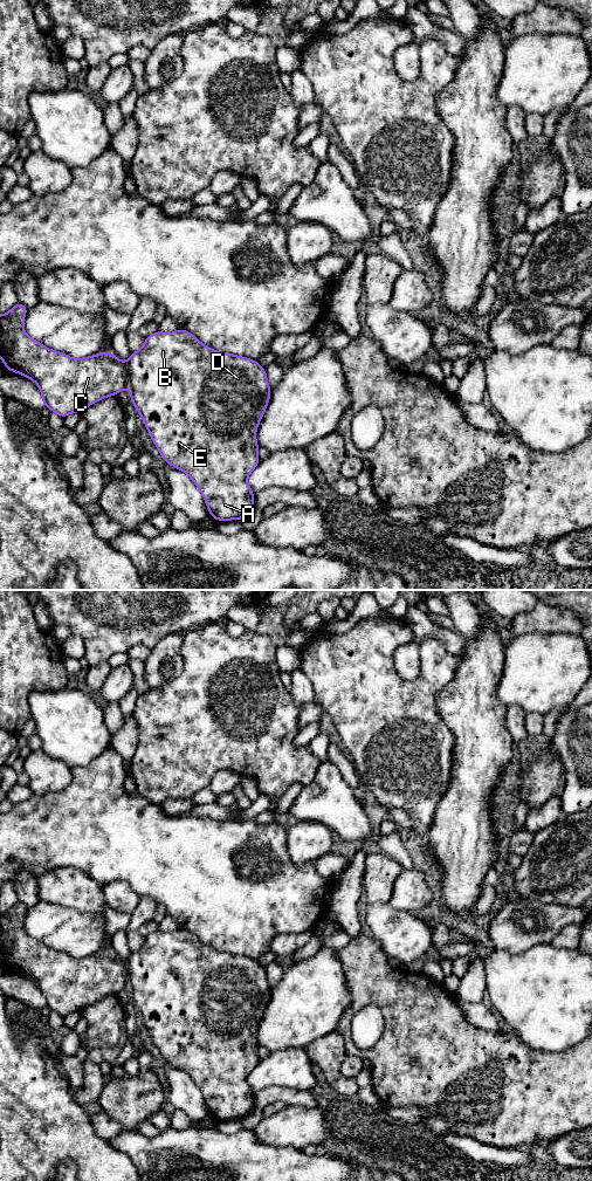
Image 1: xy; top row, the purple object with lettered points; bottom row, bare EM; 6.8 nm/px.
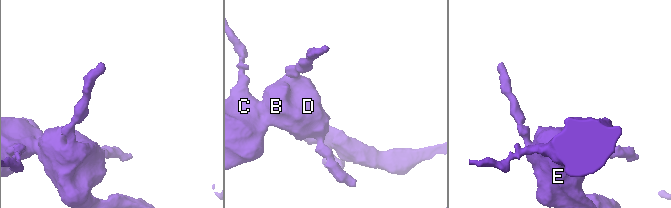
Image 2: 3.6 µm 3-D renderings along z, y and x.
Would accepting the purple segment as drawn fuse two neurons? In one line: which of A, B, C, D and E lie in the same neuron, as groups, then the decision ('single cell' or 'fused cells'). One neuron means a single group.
A B C D E | single cell

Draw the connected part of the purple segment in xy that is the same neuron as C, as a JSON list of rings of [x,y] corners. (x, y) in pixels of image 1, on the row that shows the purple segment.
[[[18,302],[6,314],[0,315],[0,358],[6,365],[7,371],[14,371],[26,378],[29,378],[39,386],[42,394],[42,405],[46,405],[51,412],[61,416],[62,418],[66,418],[68,414],[82,412],[85,407],[96,404],[101,399],[104,399],[109,396],[117,396],[121,391],[129,389],[131,403],[138,410],[138,413],[142,417],[146,430],[164,461],[174,468],[183,471],[192,479],[206,502],[209,515],[220,522],[230,520],[242,521],[247,515],[250,514],[250,511],[255,508],[254,493],[249,487],[247,479],[260,462],[257,455],[260,447],[256,441],[256,430],[268,406],[271,392],[264,368],[262,368],[254,359],[232,355],[228,352],[219,352],[212,348],[208,348],[185,329],[178,329],[174,332],[161,332],[158,330],[154,334],[151,334],[145,338],[143,346],[138,351],[131,352],[129,359],[125,363],[117,358],[112,352],[101,352],[94,356],[76,359],[69,357],[64,352],[51,350],[34,338],[30,338],[23,329],[27,310],[28,308],[25,304]]]

